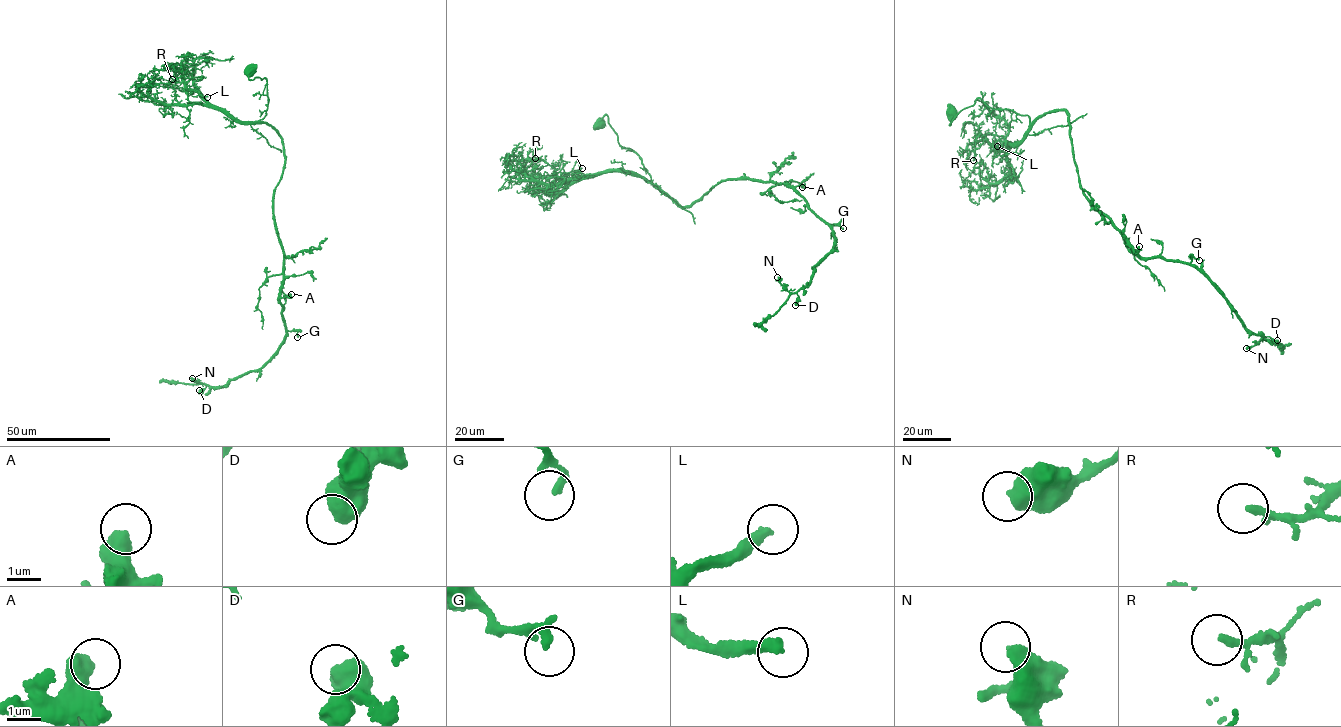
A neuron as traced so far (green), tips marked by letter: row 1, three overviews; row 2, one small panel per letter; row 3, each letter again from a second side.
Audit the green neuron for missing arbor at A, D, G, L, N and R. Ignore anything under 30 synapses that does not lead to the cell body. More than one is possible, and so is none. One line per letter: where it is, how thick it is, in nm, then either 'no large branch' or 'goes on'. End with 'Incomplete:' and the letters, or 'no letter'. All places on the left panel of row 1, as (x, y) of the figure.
A: (291, 294) | 480 nm | no large branch
D: (199, 390) | 650 nm | no large branch
G: (297, 337) | 240 nm | no large branch
L: (207, 97) | 320 nm | goes on
N: (192, 378) | 480 nm | no large branch
R: (172, 79) | 150 nm | no large branch
Incomplete: L

